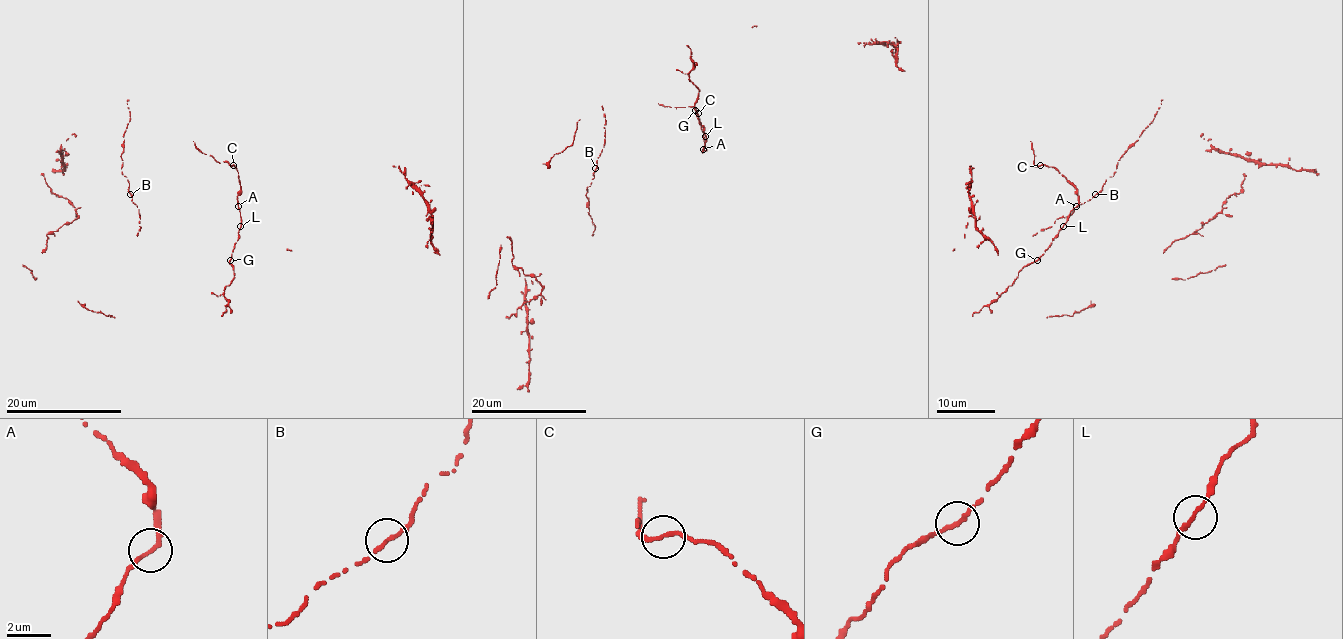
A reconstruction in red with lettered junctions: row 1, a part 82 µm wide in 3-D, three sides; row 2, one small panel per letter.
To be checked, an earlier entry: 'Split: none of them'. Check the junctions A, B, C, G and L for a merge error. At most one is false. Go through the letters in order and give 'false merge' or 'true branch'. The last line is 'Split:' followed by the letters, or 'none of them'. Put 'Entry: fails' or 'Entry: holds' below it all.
A: true branch
B: true branch
C: true branch
G: true branch
L: true branch
Split: none of them
Entry: holds

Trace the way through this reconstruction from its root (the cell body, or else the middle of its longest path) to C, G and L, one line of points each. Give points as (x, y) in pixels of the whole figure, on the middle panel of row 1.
C: (703, 149), (705, 144), (698, 113)
G: (703, 149), (705, 135), (695, 110)
L: (703, 149), (705, 136)

